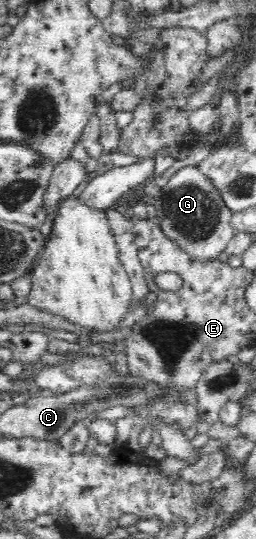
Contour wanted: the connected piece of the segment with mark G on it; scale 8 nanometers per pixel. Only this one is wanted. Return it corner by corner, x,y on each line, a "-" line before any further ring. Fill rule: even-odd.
185,166
168,179
167,185
157,190
154,204
163,234
193,260
217,260
236,235
231,226
234,214
197,166

